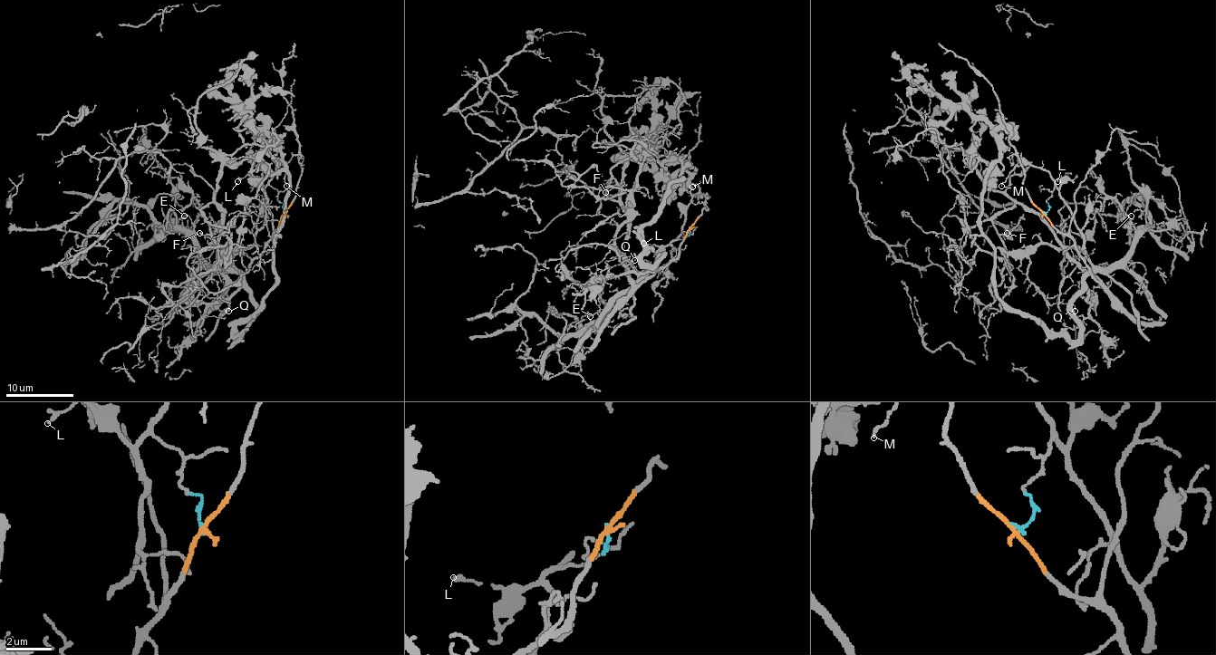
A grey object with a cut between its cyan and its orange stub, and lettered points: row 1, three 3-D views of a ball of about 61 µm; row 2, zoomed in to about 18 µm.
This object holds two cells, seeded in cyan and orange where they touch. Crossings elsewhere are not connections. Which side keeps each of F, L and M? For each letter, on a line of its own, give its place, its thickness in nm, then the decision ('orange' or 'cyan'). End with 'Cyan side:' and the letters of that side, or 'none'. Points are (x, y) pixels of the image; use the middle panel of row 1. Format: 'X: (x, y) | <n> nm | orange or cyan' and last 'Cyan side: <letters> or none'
F: (605, 192) | 120 nm | orange
L: (643, 243) | 150 nm | cyan
M: (692, 187) | 110 nm | cyan
Cyan side: L, M

